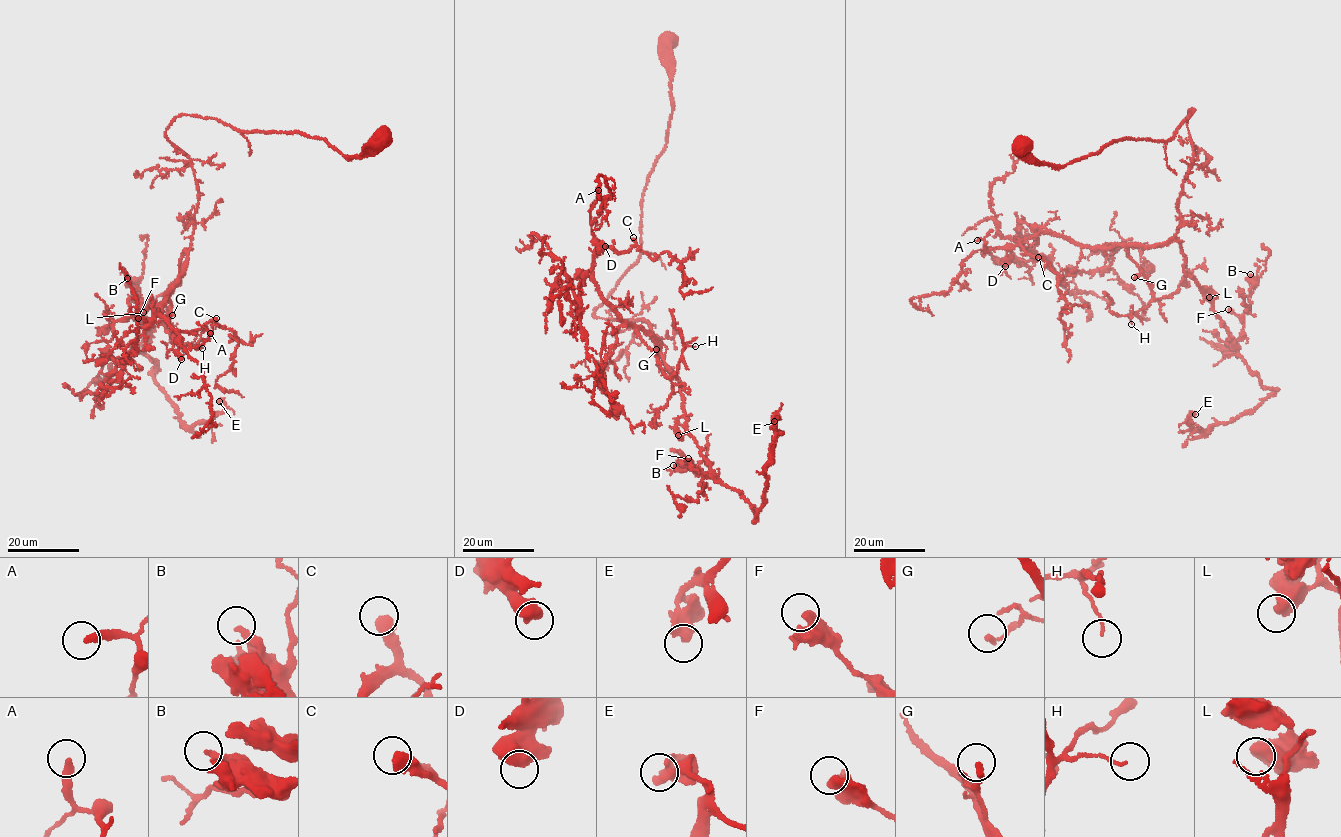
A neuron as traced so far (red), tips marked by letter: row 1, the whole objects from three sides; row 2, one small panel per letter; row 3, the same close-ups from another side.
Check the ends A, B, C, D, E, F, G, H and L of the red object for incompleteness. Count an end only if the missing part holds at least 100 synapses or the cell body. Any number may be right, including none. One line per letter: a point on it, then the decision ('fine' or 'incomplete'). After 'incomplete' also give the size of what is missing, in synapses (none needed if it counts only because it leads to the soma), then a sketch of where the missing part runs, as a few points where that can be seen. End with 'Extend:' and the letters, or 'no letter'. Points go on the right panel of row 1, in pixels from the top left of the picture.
A: place (977, 240); fine
B: place (1250, 274); fine
C: place (1038, 257); incomplete; 110 synapses; course (1038, 257), (1026, 256), (1012, 262), (1017, 267), (1024, 300), (1016, 321), (1001, 337), (985, 342)
D: place (1005, 266); fine
E: place (1195, 414); fine
F: place (1228, 309); fine
G: place (1134, 277); fine
H: place (1131, 324); fine
L: place (1209, 297); fine
Extend: C

